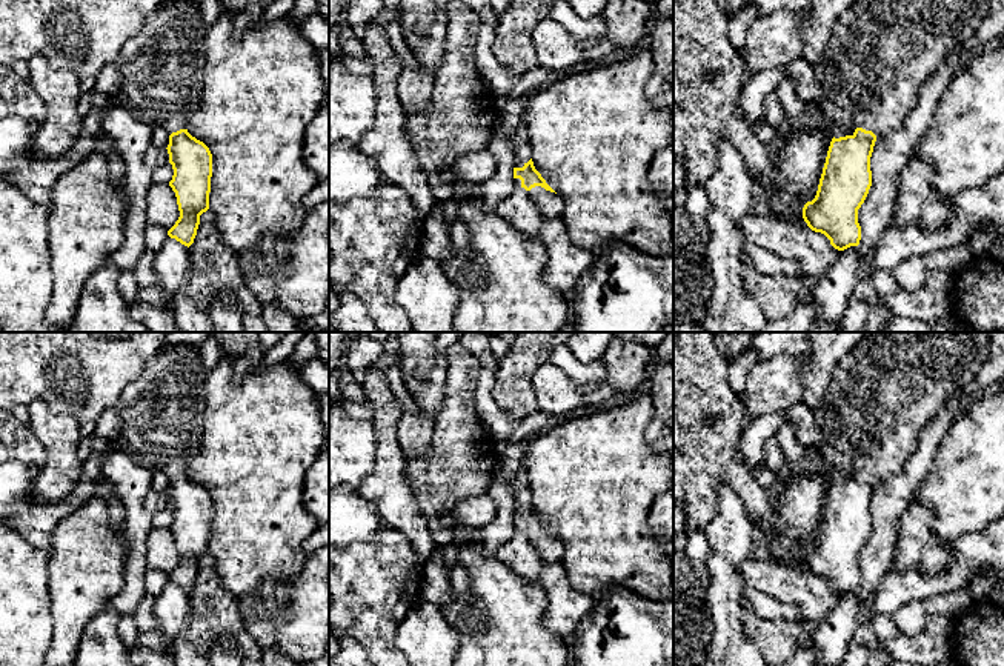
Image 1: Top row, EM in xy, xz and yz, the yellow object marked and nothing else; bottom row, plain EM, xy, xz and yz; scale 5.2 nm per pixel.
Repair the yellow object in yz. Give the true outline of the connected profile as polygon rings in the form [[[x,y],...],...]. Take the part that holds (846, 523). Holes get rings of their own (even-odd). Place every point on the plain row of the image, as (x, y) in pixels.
[[[869,332],[835,368],[830,385],[815,411],[819,440],[813,446],[821,465],[833,480],[816,540],[803,552],[807,571],[824,578],[830,589],[844,595],[858,591],[861,571],[858,554],[872,531],[870,501],[875,486],[899,474],[915,452],[921,429],[979,374],[990,357],[992,332]]]

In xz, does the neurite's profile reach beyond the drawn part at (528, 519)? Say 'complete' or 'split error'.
split error

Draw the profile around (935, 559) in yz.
[[[929,541],[915,571],[924,575],[939,575],[952,563],[952,554],[938,541]]]

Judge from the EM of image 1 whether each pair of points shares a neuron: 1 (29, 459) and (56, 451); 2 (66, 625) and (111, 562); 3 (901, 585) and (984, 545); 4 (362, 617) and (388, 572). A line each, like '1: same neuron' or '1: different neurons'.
1: different neurons
2: same neuron
3: same neuron
4: same neuron

